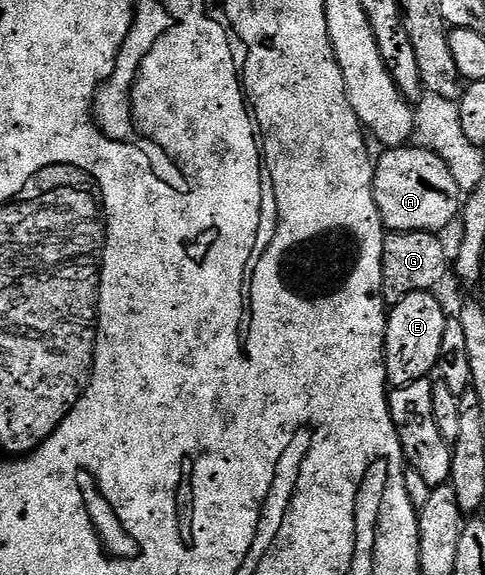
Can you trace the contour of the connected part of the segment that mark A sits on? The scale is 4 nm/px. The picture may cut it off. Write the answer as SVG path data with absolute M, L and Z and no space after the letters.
M404 145L384 150L383 156L374 160L375 176L373 177L373 195L377 201L379 215L383 218L384 228L388 232L396 231L430 231L443 233L451 222L460 218L465 202L465 192L458 187L458 183L450 167L437 153L426 146Z

